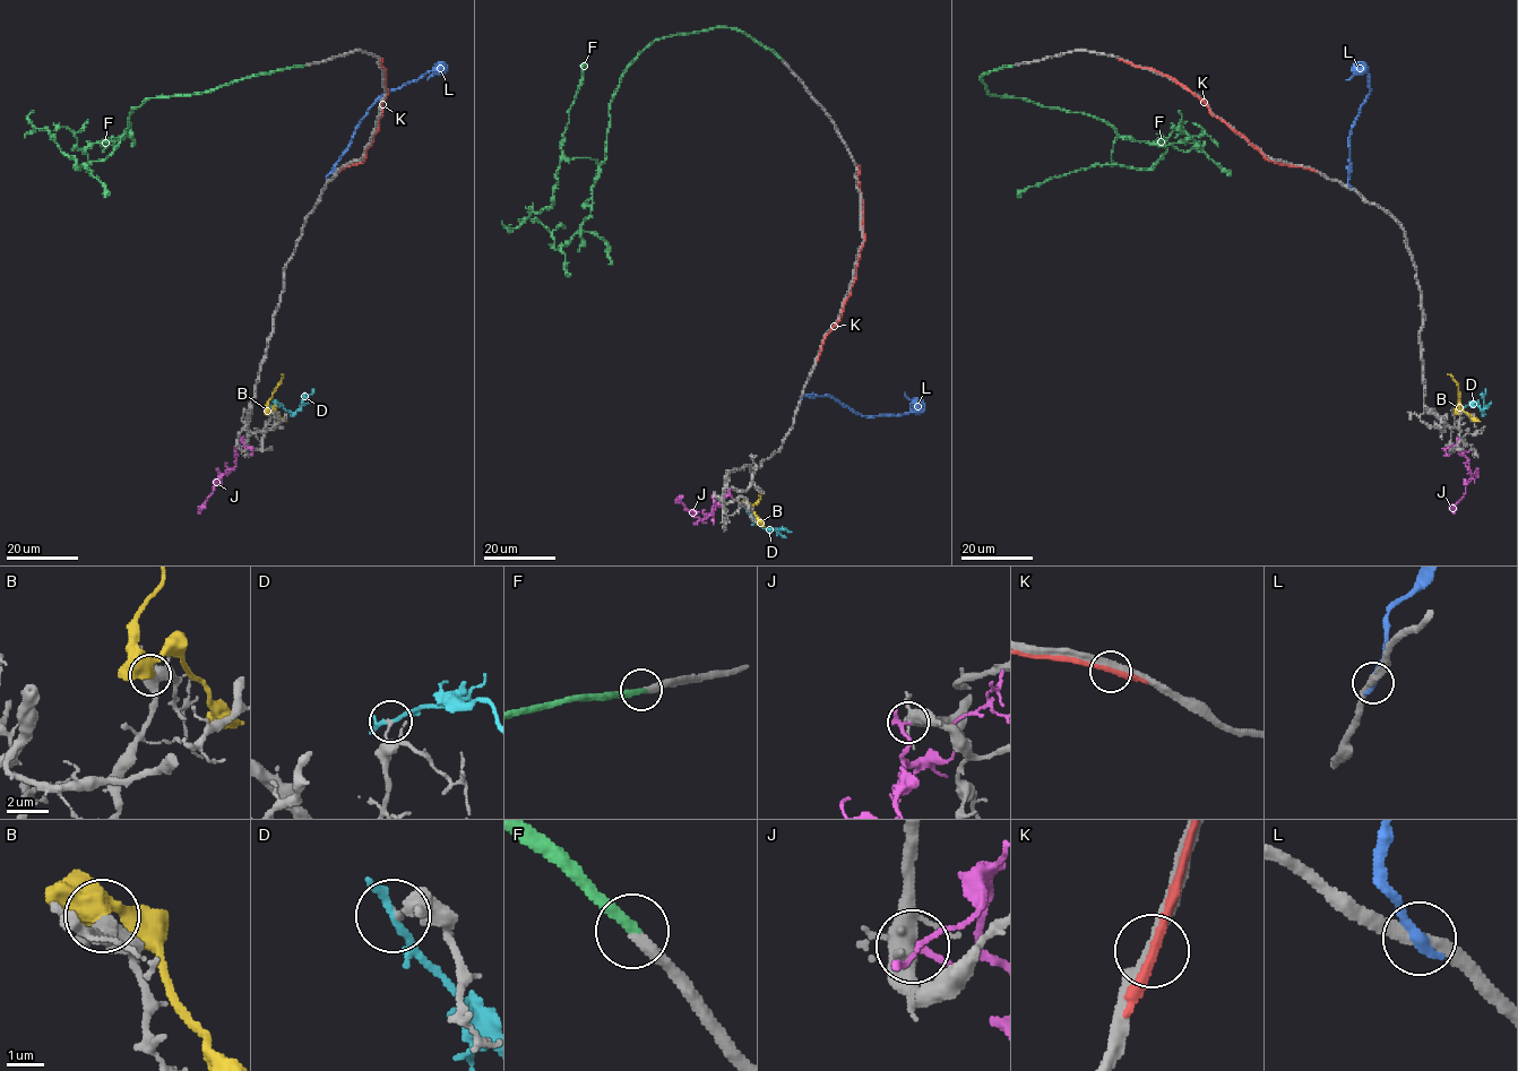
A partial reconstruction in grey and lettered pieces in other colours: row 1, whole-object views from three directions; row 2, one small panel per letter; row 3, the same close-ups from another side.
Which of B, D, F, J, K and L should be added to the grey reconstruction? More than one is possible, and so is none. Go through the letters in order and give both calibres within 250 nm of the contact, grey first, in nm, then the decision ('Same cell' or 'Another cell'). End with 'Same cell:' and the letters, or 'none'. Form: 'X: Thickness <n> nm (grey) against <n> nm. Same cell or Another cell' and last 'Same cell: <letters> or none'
B: Thickness 360 nm (grey) against 550 nm. Another cell
D: Thickness 130 nm (grey) against 190 nm. Another cell
F: Thickness 320 nm (grey) against 300 nm. Same cell
J: Thickness 420 nm (grey) against 240 nm. Another cell
K: Thickness 360 nm (grey) against 220 nm. Another cell
L: Thickness 280 nm (grey) against 320 nm. Another cell
Same cell: F

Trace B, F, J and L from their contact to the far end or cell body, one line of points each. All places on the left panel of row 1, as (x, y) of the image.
B: (269, 413), (267, 402), (283, 374)
F: (305, 65), (151, 97), (132, 109), (118, 146), (80, 169), (51, 135), (36, 129), (27, 118), (32, 110)
J: (236, 446), (235, 467), (216, 483), (198, 512)
L: (324, 189), (326, 176), (348, 147), (368, 109), (388, 92), (434, 72), (427, 80)

